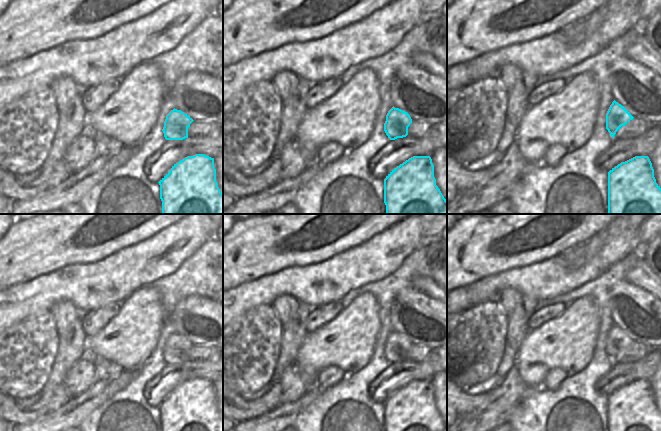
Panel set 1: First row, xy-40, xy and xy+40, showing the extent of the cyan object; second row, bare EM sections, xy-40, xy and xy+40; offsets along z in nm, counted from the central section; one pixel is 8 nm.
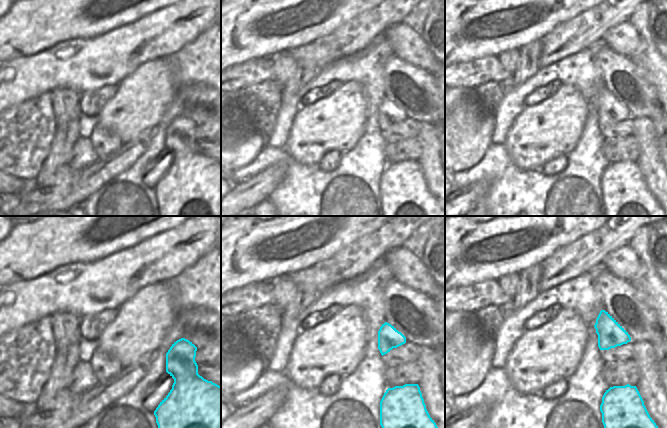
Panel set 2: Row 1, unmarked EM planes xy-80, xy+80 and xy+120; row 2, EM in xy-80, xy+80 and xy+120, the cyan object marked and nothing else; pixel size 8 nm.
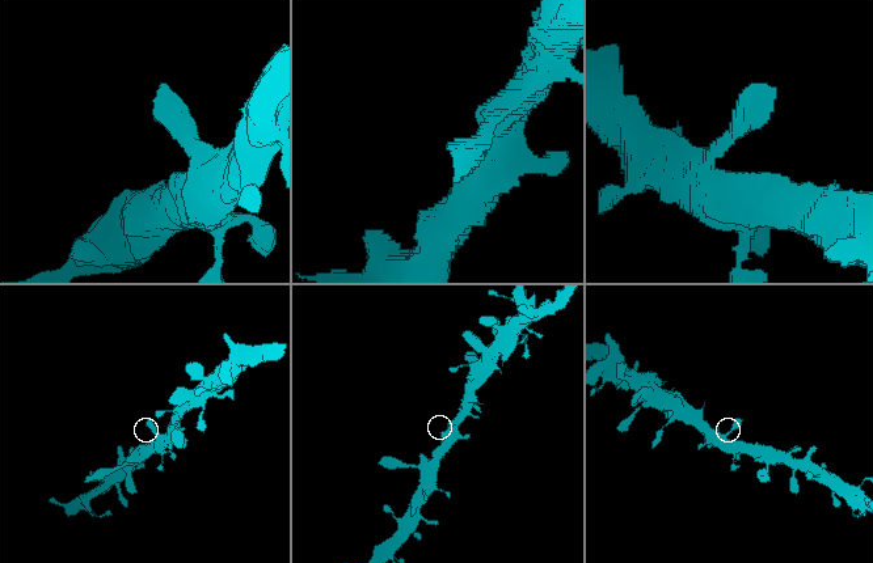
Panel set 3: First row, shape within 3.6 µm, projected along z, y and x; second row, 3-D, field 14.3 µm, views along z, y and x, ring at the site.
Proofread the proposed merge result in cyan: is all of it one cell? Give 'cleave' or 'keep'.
keep

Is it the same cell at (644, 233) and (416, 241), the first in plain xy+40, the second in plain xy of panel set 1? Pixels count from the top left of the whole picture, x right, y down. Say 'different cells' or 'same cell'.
different cells

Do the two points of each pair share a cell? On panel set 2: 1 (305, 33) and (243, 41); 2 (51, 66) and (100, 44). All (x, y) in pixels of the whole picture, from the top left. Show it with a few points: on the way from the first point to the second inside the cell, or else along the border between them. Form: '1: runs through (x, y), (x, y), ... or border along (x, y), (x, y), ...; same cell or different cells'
1: runs through (290, 36), (258, 38); same cell
2: runs through (63, 66), (73, 62), (82, 62), (88, 56); same cell

